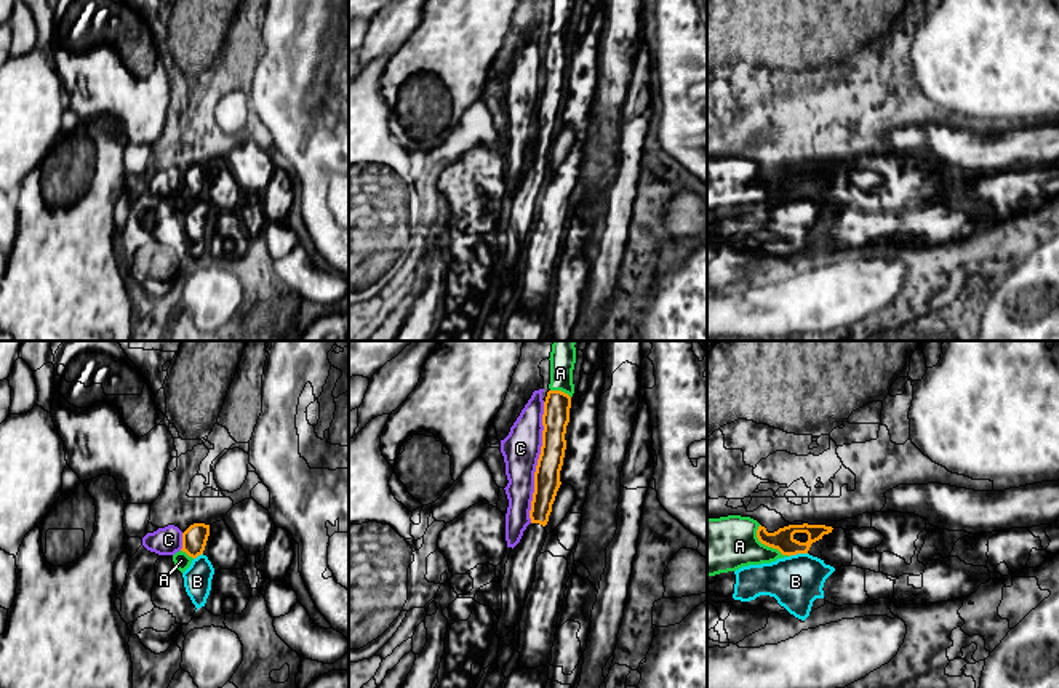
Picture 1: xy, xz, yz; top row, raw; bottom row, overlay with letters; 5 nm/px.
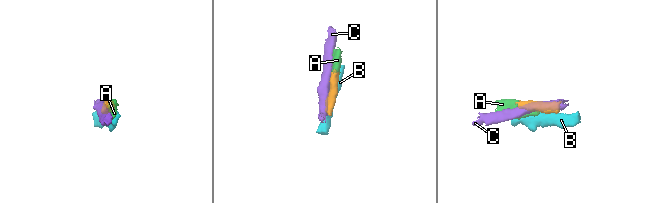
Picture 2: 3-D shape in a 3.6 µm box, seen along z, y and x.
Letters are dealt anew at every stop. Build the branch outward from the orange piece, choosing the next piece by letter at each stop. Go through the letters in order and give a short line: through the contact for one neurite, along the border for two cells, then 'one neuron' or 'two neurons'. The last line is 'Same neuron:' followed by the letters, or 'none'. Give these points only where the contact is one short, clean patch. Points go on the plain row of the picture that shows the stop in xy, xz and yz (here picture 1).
A: yz (783, 181), (768, 188), (723, 186) | one neuron
B: yz (807, 194), (797, 194), (789, 199) | two neurons
C: two neurons
Same neuron: A

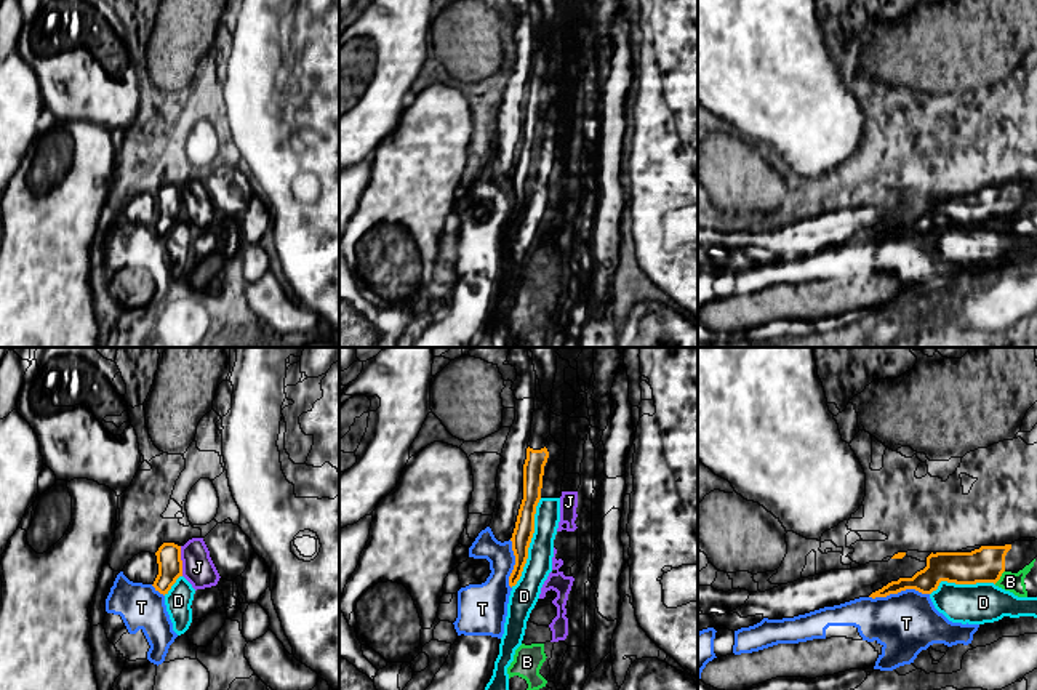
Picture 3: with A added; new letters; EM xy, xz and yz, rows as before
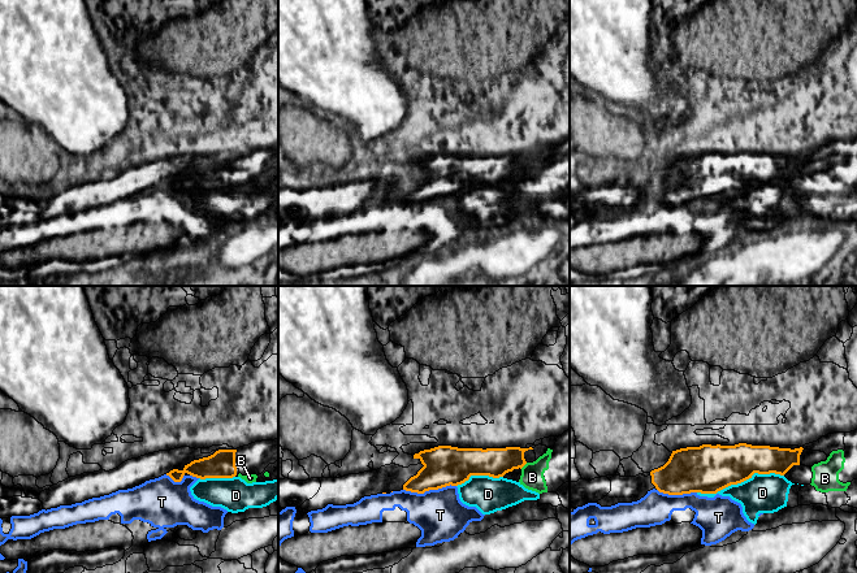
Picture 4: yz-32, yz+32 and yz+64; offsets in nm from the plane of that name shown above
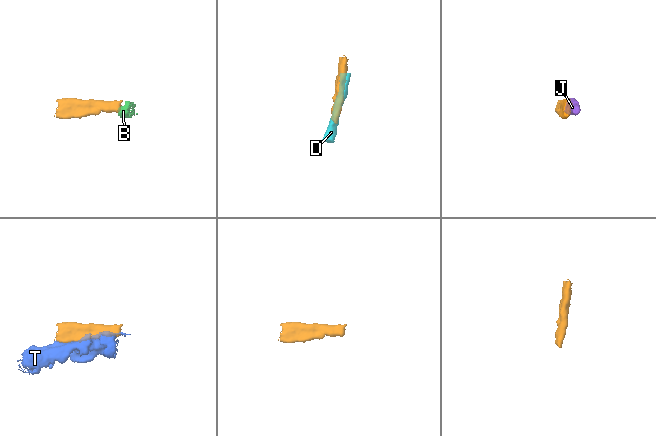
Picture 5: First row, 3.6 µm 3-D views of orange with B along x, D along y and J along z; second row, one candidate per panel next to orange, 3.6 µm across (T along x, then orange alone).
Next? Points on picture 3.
B: yz (1004, 212), (994, 224) | two neurons
D: xz (541, 140), (527, 204), (520, 220), (511, 228) | two neurons
J: xy (180, 188), (183, 216) | two neurons
T: two neurons
Same neuron: none

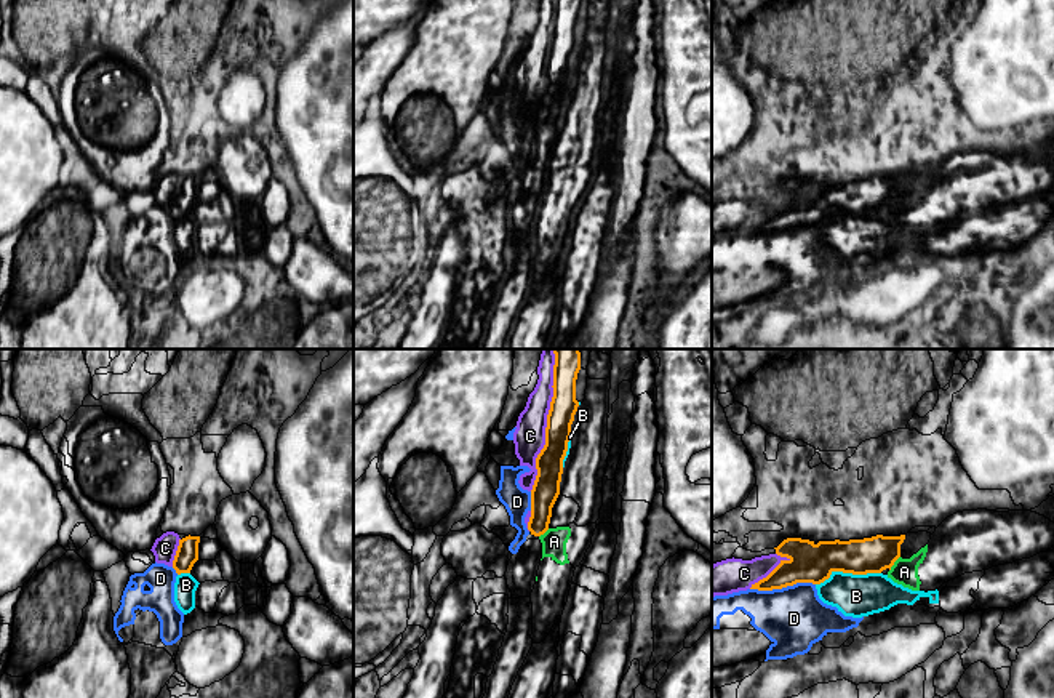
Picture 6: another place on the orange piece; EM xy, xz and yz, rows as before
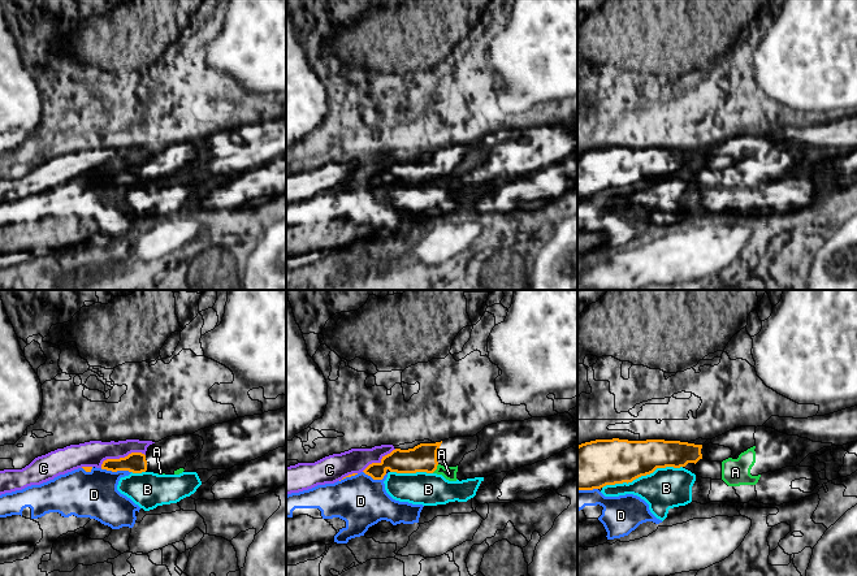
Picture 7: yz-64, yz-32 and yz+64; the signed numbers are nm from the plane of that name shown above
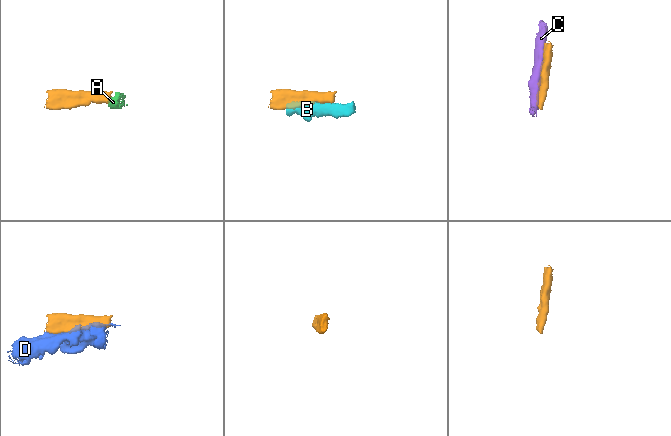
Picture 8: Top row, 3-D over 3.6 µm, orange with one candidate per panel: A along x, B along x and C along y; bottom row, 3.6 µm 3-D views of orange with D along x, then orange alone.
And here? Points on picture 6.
A: yz (899, 197), (890, 212) | two neurons
B: yz (880, 213), (834, 213), (816, 226) | two neurons
C: two neurons
D: two neurons
Same neuron: none

